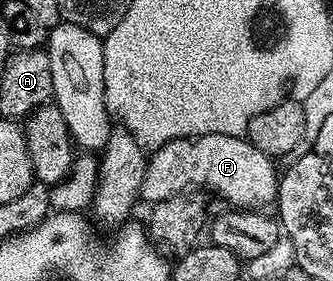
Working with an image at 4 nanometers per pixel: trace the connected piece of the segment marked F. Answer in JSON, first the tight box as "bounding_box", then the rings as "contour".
{"bounding_box":[140,135,280,211],"contour":[[[200,135],[172,139],[149,154],[140,197],[143,202],[157,203],[187,192],[191,187],[198,191],[211,189],[231,201],[231,206],[254,211],[277,198],[280,173],[274,170],[274,165],[275,162],[246,137]]]}

